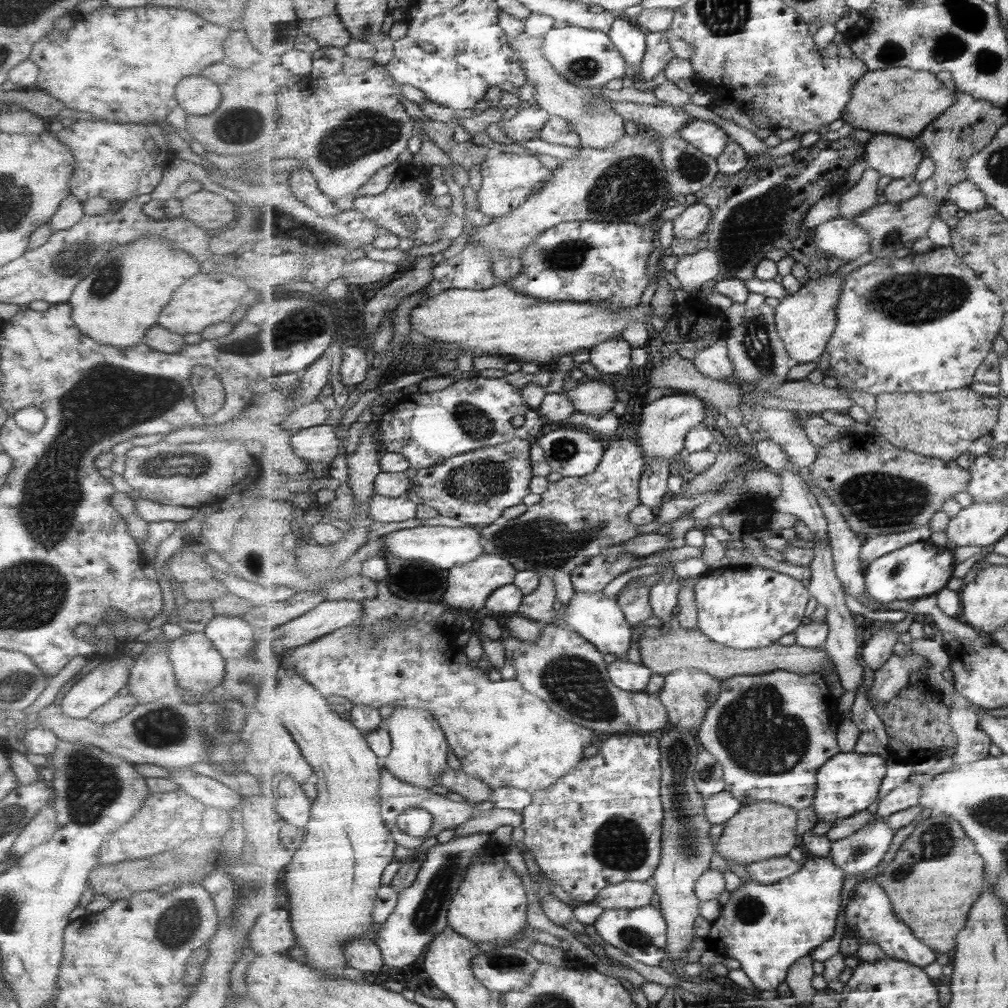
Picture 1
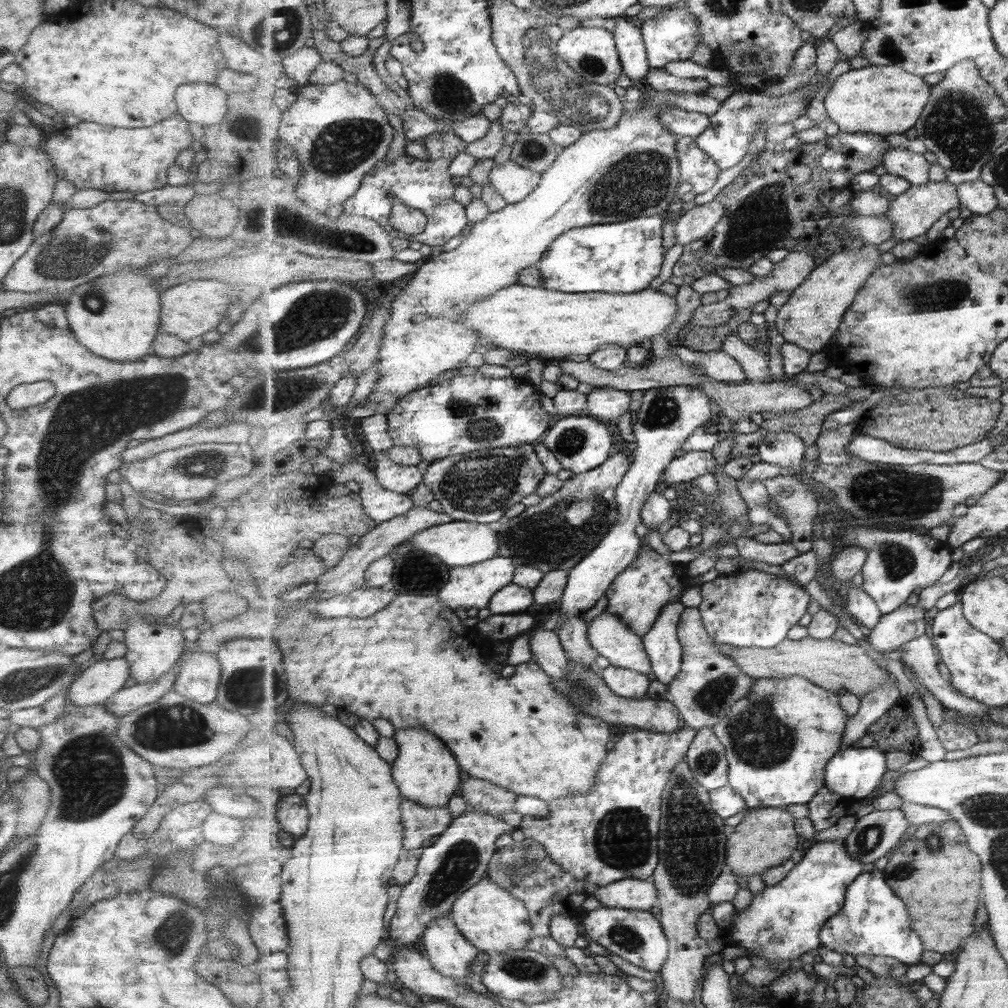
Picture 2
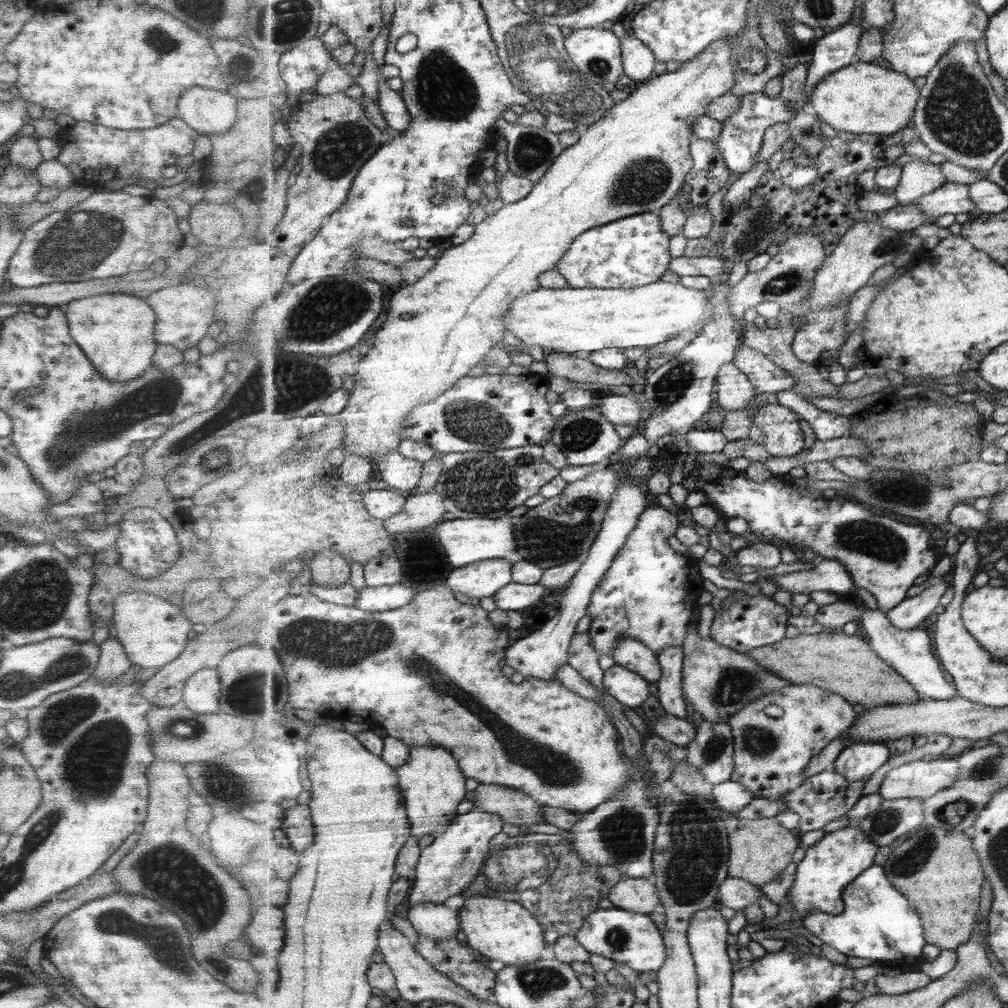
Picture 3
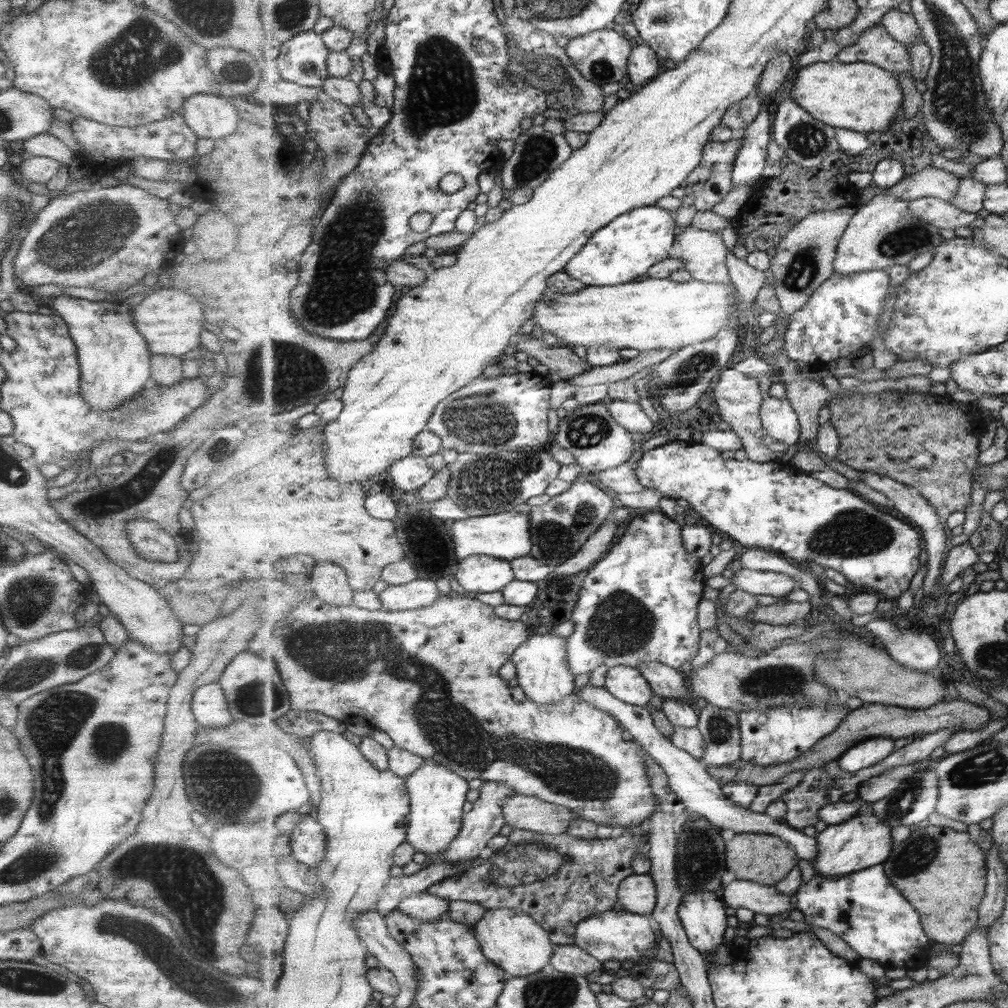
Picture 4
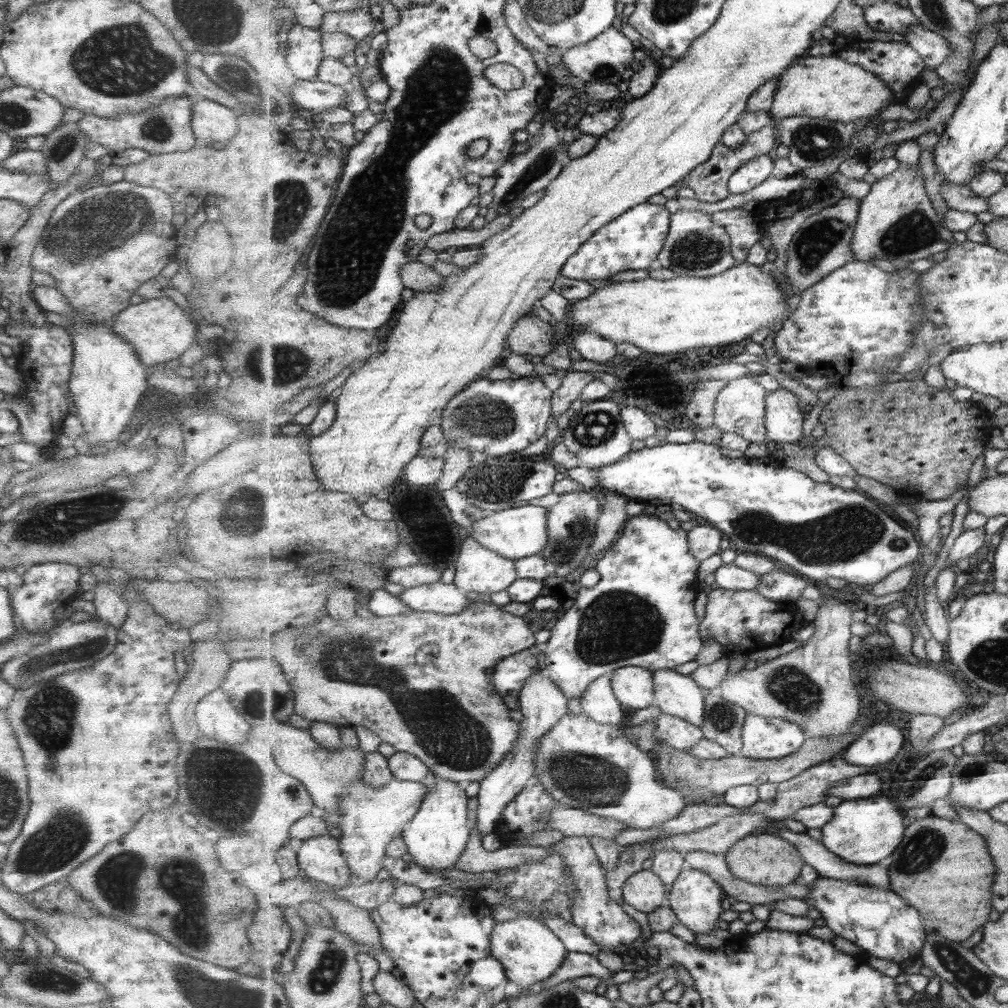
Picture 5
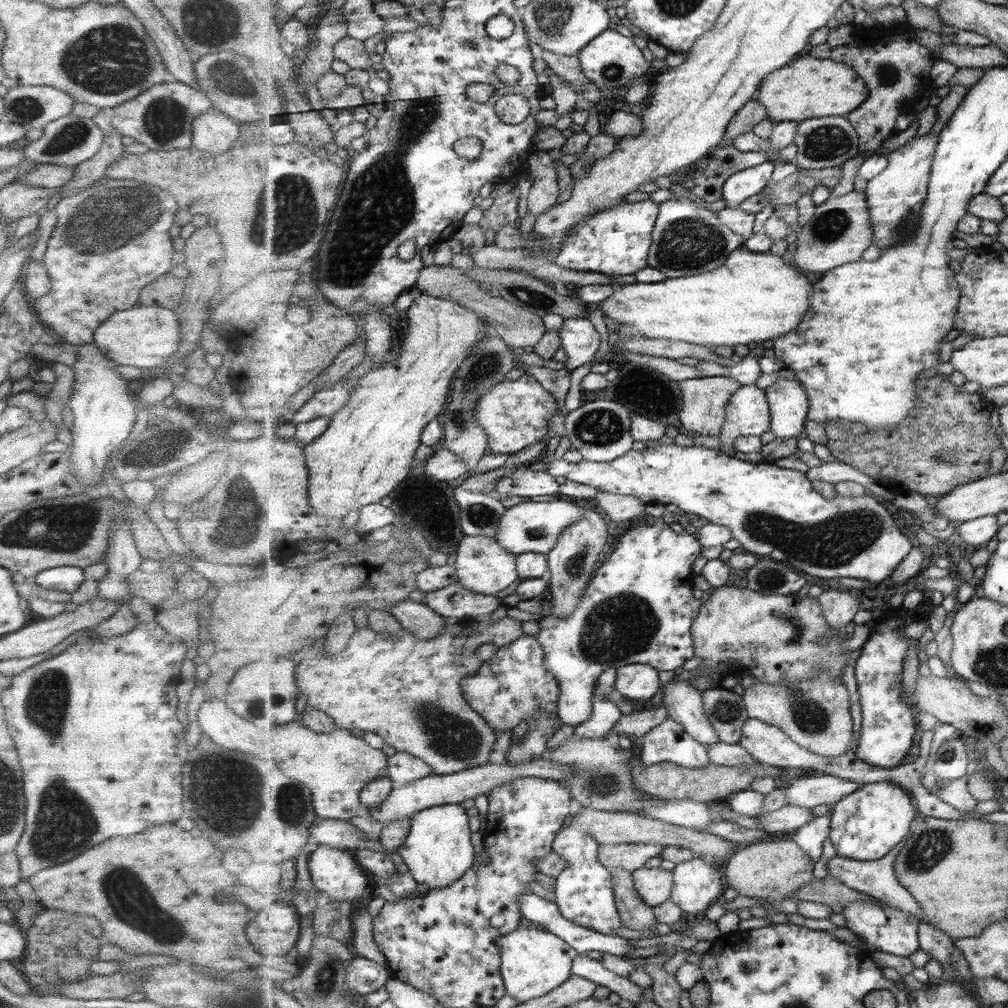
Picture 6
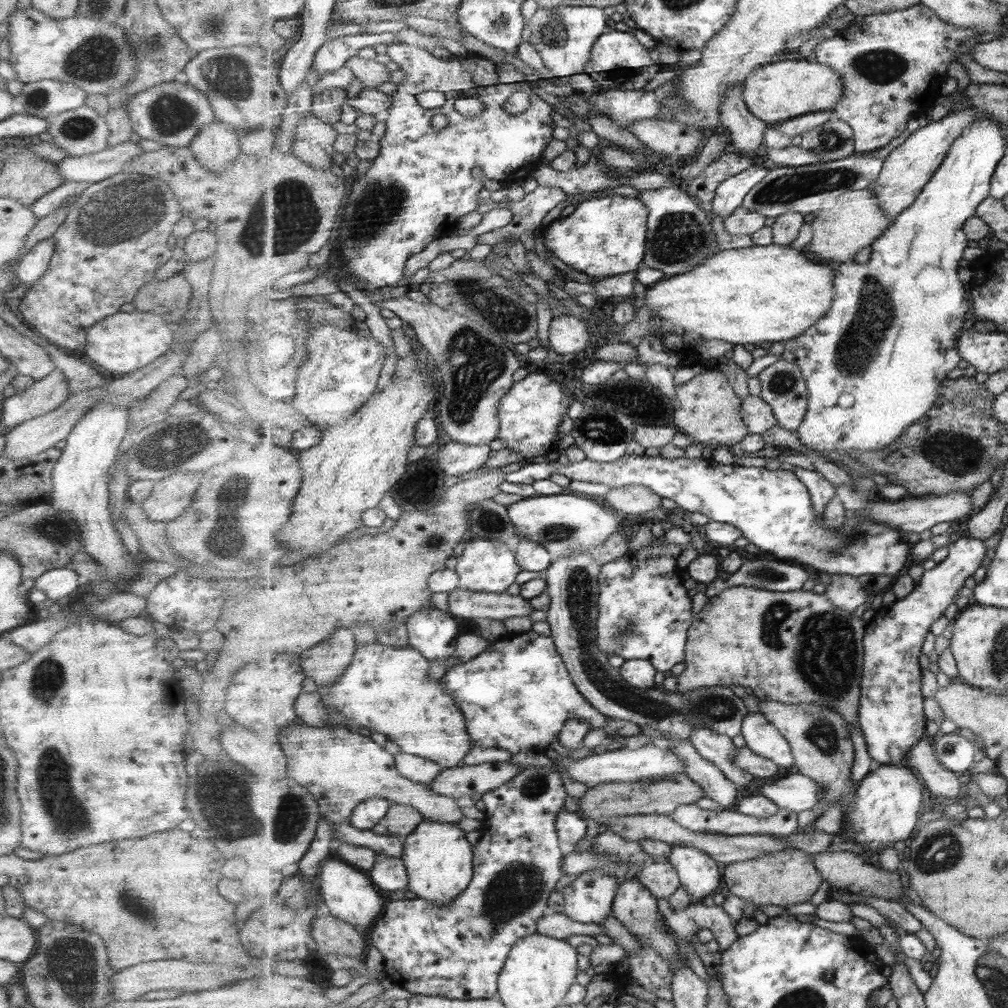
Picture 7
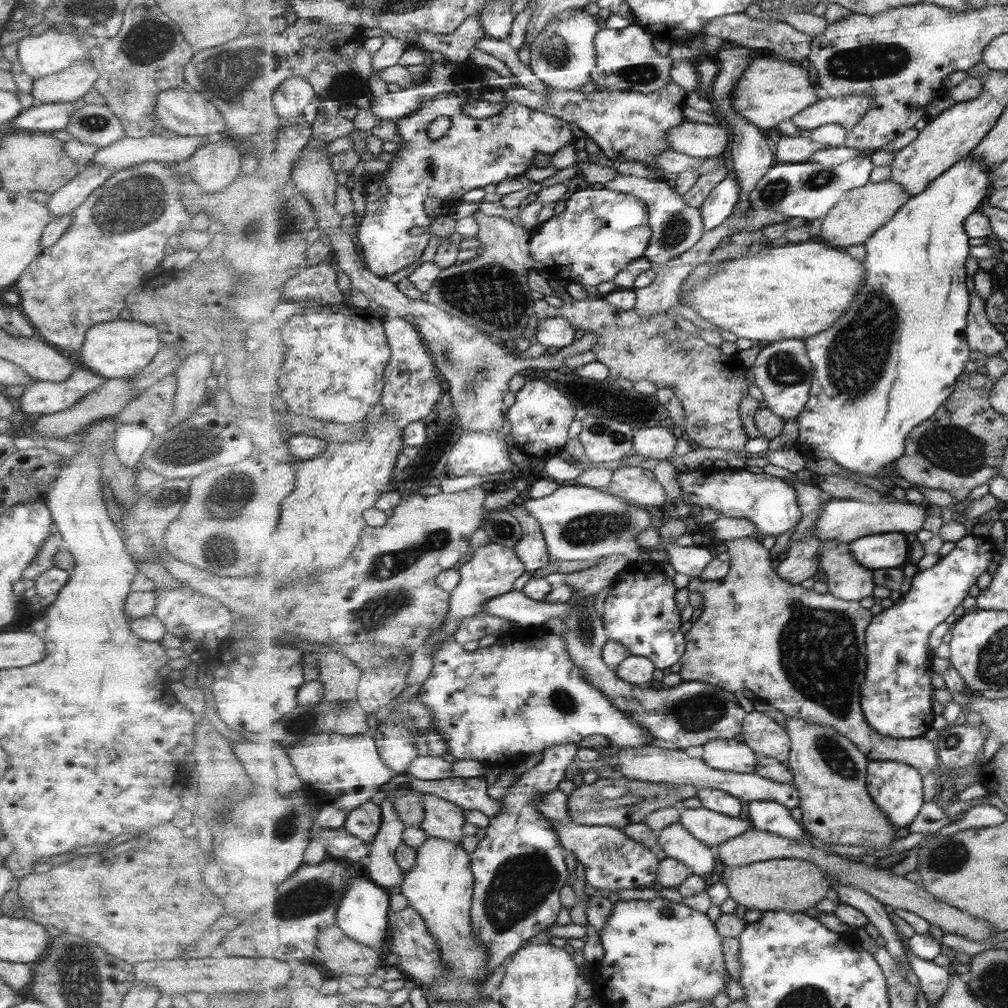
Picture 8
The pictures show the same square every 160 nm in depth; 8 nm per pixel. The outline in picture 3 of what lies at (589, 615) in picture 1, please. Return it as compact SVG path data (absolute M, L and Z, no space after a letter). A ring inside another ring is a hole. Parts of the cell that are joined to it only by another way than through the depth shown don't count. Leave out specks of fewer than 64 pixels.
M622 636L618 639L620 643L613 651L613 658L617 664L640 673L650 683L660 682L664 678L664 671L657 660L656 653L646 644L630 636Z

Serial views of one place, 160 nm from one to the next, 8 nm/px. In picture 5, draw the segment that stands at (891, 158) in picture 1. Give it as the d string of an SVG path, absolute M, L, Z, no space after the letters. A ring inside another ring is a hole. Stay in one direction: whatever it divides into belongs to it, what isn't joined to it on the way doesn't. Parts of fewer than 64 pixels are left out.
M942 182L941 189L941 195L950 208L975 214L989 211L988 198L977 194L967 184L955 185L955 183Z

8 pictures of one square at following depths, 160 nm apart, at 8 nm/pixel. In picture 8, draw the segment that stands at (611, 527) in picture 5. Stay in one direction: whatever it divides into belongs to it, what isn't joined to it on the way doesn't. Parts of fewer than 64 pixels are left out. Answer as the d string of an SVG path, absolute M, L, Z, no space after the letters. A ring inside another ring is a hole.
M639 466L615 469L613 480L607 490L634 505L644 507L660 506L663 508L669 500L665 488L655 479L655 474Z

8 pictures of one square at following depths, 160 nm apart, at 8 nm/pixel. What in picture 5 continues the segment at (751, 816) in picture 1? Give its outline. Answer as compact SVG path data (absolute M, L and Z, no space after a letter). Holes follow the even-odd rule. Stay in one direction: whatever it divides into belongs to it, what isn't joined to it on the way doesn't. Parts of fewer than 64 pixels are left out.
M764 831L742 838L726 853L725 857L732 873L737 878L768 887L795 883L802 875L804 867L807 866L797 845L779 835L773 836Z

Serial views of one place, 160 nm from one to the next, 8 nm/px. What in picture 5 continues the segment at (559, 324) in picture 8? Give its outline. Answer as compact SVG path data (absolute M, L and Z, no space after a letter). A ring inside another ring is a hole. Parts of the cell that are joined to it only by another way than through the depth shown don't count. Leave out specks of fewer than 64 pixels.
M593 331L572 332L574 348L583 359L597 363L610 364L611 358L617 356L617 346L612 340Z

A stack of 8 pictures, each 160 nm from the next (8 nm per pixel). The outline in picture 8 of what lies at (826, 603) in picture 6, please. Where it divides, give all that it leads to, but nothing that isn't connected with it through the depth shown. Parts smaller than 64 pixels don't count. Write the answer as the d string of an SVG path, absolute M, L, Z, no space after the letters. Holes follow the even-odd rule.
M827 541L820 552L820 567L827 576L828 590L833 596L859 602L873 597L875 590L874 570L859 564L849 552L849 543Z

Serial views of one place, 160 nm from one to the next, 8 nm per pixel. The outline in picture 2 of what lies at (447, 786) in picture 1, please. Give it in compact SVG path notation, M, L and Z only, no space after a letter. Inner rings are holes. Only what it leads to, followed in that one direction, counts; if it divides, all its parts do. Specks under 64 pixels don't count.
M469 777L459 790L467 805L489 814L503 814L513 811L517 794L487 780Z

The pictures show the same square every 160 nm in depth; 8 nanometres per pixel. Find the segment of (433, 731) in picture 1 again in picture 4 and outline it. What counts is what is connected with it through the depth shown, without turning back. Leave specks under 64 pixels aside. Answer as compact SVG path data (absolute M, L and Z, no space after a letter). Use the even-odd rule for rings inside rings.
M426 760L406 781L412 808L406 841L427 856L426 864L432 864L460 835L464 824L463 806L467 804L469 794L469 780L465 780L443 764Z

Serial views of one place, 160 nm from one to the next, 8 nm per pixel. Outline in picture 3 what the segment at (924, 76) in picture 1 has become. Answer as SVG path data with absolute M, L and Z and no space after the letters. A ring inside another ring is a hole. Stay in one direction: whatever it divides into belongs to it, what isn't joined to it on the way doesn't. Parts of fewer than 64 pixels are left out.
M857 62L847 68L841 68L827 78L823 78L811 94L811 105L821 121L835 127L837 130L851 132L856 135L889 135L910 126L921 100L921 89L910 77L895 70L887 70L883 66L867 62Z

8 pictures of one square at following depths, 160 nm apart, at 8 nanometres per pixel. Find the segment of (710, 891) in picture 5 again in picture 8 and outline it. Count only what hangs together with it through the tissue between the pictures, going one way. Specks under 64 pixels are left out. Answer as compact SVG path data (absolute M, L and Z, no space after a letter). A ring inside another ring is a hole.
M683 823L670 824L659 833L659 846L667 857L688 864L695 875L709 876L715 870L713 848L693 836Z

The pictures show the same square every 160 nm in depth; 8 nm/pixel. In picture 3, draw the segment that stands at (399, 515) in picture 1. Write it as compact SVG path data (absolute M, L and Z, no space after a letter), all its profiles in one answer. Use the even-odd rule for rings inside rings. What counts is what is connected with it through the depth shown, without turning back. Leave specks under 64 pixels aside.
M369 489L363 493L363 502L371 516L387 522L393 516L403 512L407 496L401 491Z

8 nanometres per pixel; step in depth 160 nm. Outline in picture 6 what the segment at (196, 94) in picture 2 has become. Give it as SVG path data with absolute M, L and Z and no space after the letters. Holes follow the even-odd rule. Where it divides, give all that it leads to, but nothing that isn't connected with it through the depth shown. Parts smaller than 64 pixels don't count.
M211 108L193 119L190 146L210 155L221 154L236 143L241 133L236 123Z

